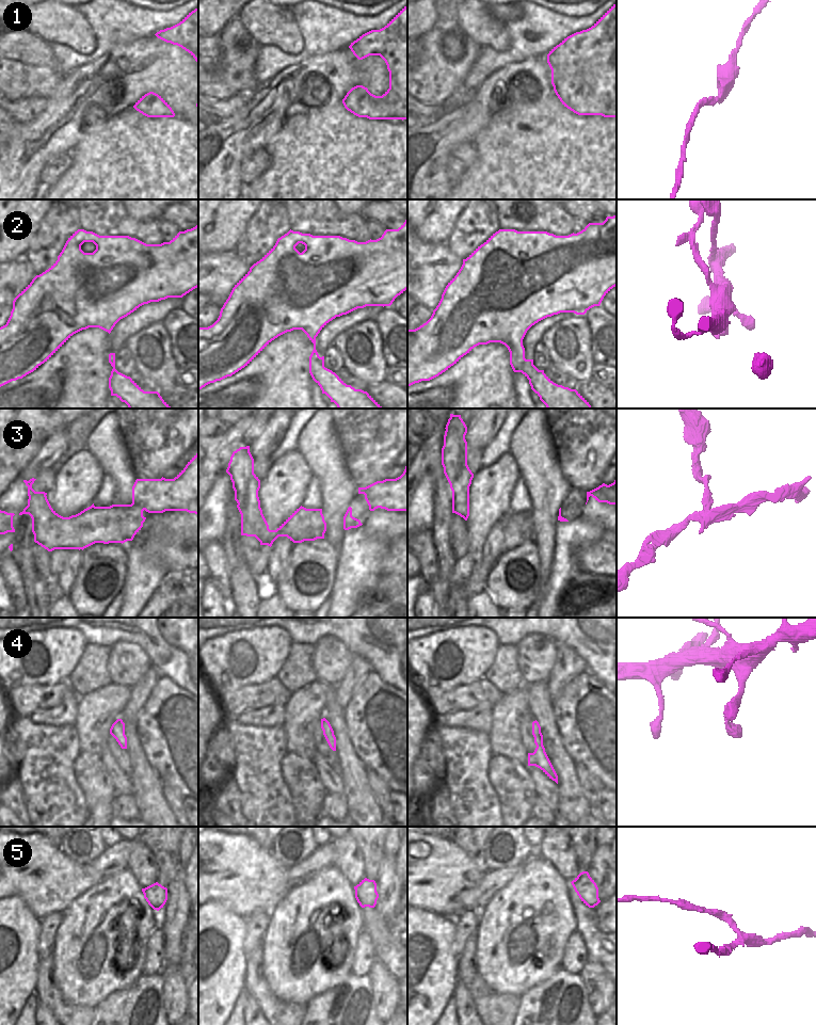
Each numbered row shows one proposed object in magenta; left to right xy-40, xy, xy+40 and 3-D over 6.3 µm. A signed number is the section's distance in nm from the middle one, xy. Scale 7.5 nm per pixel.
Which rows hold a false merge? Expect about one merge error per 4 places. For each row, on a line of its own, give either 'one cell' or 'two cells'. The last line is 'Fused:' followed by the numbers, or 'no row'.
1: one cell
2: one cell
3: two cells
4: one cell
5: one cell
Fused: 3

